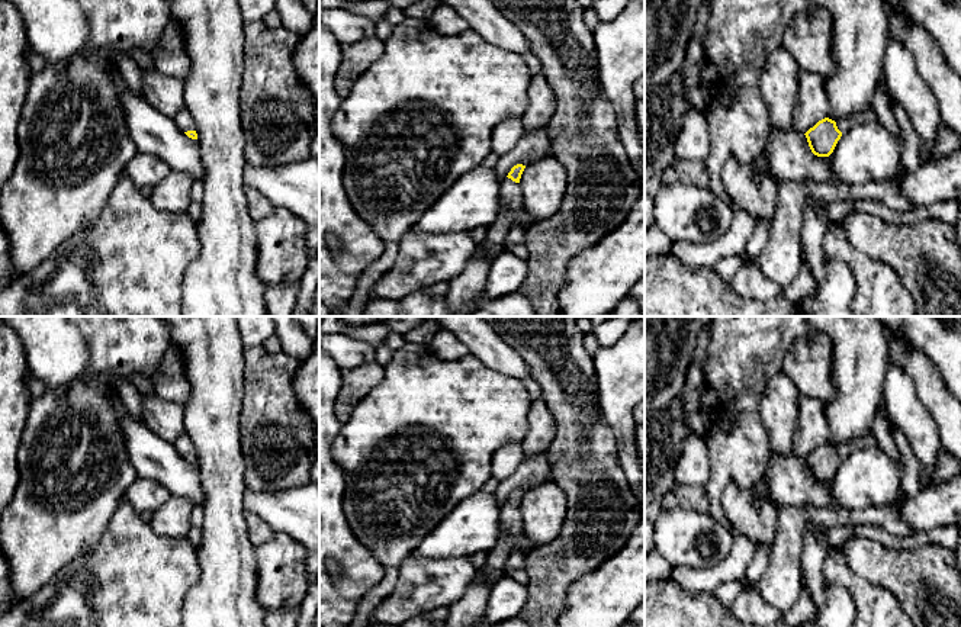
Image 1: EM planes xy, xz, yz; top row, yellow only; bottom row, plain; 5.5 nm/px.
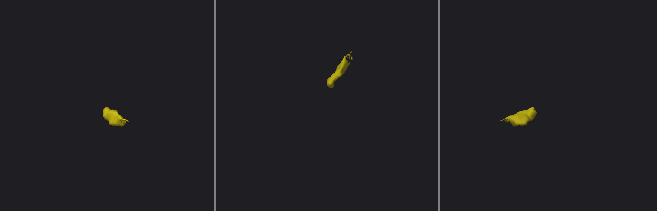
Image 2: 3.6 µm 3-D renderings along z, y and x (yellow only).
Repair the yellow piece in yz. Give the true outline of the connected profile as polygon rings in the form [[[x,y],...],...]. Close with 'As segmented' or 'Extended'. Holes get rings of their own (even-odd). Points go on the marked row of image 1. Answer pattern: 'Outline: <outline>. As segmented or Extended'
Outline: [[[867,109],[854,116],[846,116],[839,120],[825,118],[810,128],[804,135],[811,152],[817,157],[829,157],[843,134],[855,125],[878,120],[874,109]]]. Extended

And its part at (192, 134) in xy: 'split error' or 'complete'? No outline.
split error

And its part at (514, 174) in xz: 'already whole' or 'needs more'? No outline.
needs more

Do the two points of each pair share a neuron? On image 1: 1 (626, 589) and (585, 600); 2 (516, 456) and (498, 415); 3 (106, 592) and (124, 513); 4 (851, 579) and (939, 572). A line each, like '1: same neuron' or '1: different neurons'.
1: same neuron
2: different neurons
3: same neuron
4: different neurons

